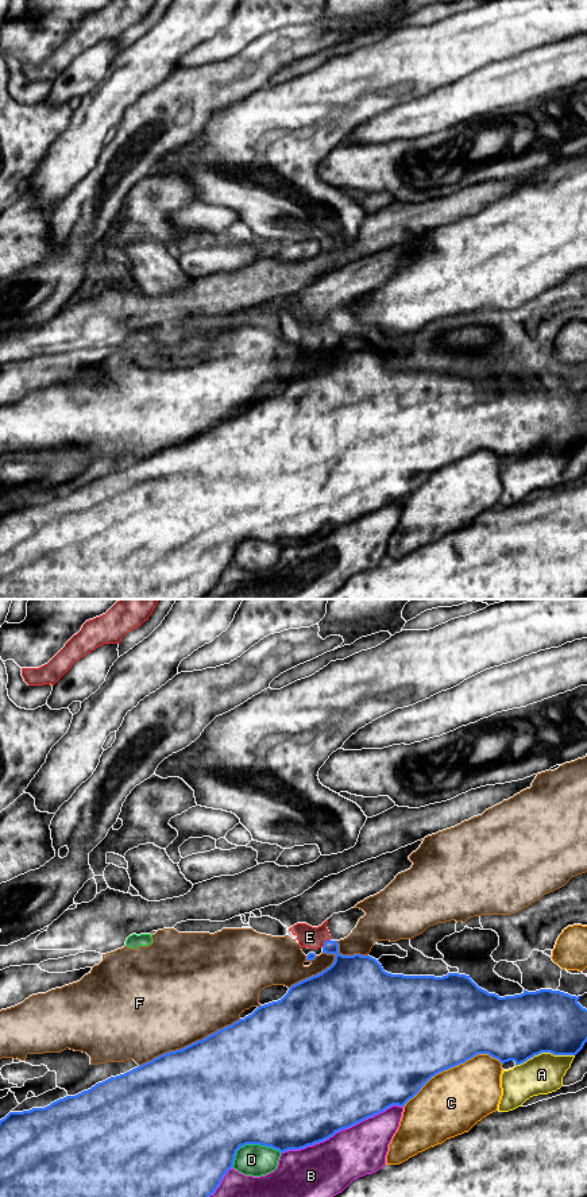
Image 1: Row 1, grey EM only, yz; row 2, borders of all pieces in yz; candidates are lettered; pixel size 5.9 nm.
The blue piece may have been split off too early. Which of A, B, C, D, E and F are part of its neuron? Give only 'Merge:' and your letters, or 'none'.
Merge: E

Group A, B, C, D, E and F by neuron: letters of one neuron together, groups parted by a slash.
A / B / C / D / E / F

